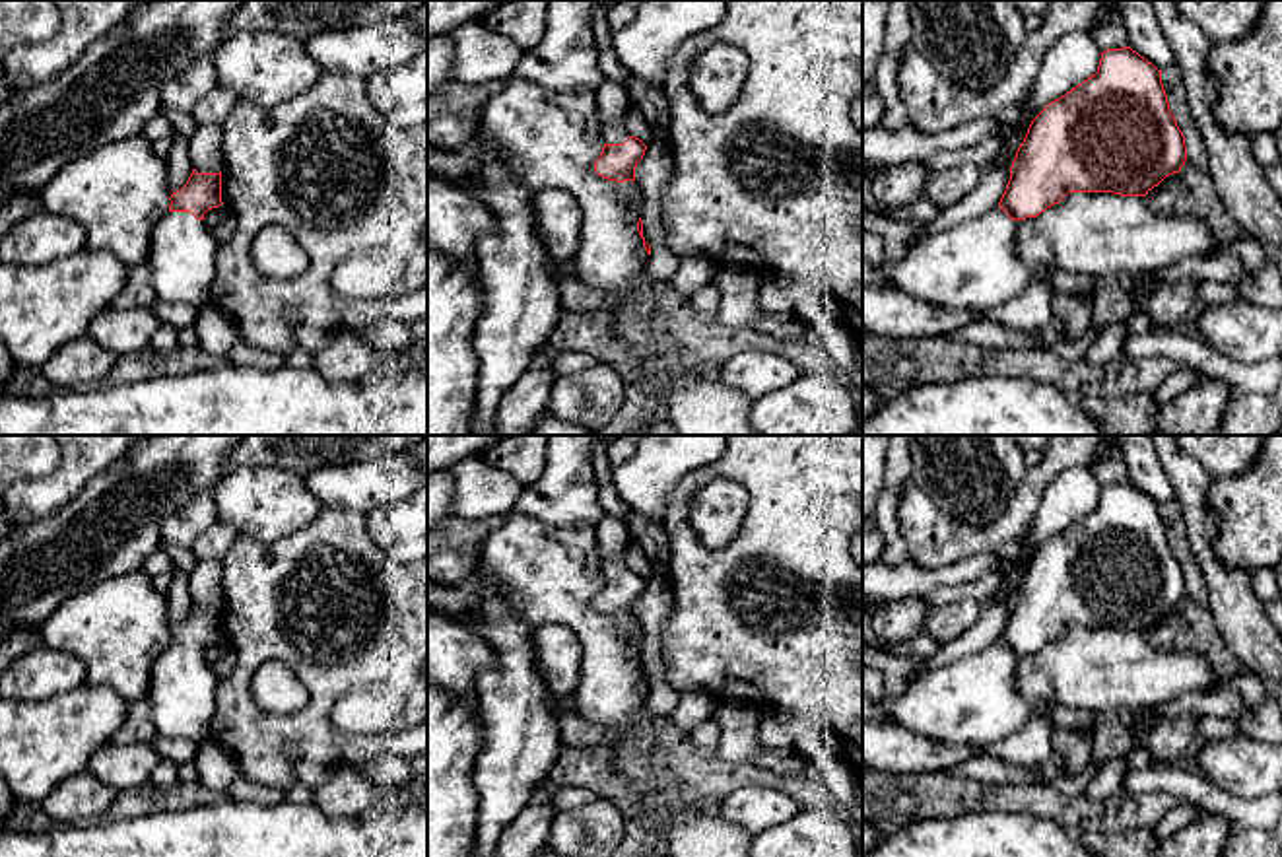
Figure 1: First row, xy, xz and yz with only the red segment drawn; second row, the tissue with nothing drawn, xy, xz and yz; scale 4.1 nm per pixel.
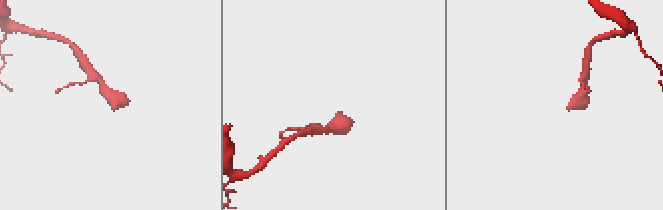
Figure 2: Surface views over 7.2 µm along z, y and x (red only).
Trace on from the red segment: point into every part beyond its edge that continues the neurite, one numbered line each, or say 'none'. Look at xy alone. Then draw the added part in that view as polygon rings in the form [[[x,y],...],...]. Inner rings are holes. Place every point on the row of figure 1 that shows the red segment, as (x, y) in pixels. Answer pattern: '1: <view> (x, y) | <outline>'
1: xy (183, 259) | [[[169,212],[153,229],[148,258],[155,301],[208,305],[219,247],[204,220]]]

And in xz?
1: xz (616, 133) | [[[622,117],[610,124],[602,124],[600,136],[604,144],[624,144],[633,134],[627,130],[625,117]]]

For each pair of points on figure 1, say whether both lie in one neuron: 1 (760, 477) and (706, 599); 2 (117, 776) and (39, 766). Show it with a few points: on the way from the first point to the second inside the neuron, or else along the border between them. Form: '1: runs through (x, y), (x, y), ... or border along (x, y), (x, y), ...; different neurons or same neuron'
1: runs through (760, 508), (760, 531), (727, 568); same neuron
2: border along (109, 741), (92, 754), (84, 768); different neurons

